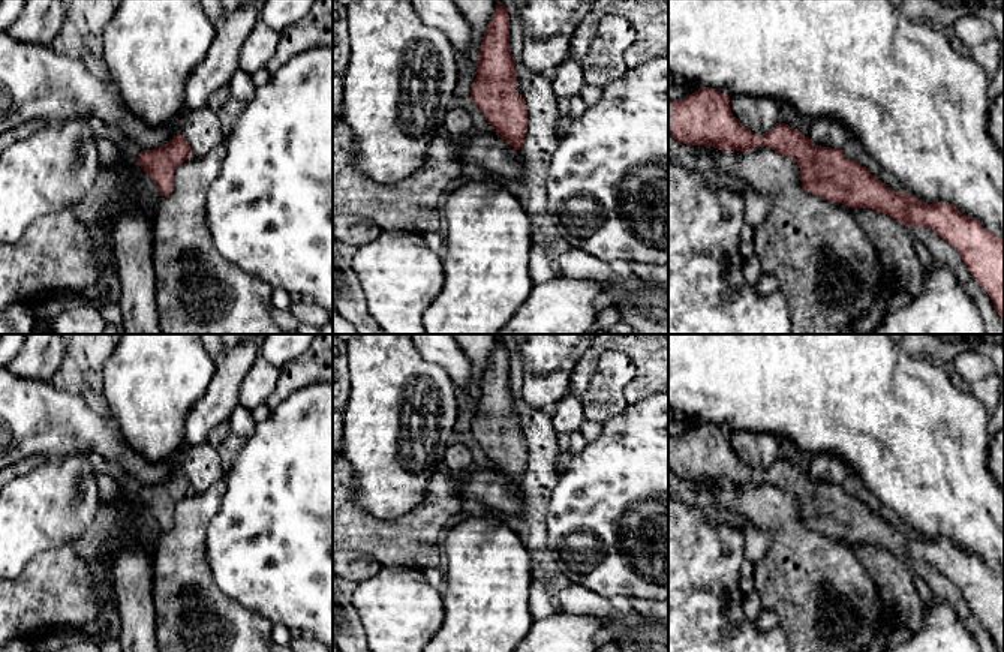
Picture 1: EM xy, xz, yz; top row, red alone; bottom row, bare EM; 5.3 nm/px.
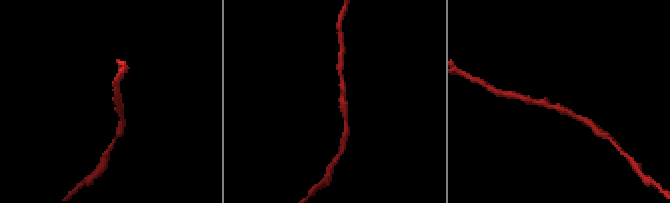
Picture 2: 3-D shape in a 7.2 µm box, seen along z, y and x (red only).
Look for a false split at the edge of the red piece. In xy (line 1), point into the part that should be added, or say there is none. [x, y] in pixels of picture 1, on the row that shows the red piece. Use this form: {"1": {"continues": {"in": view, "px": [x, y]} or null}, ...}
{"1": {"continues": null}}

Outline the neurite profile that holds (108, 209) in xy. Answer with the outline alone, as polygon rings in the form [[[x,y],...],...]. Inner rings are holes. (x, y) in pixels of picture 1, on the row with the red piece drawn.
[[[99,198],[97,211],[88,219],[91,225],[102,226],[106,232],[111,229],[112,217],[118,213],[117,202],[108,198]]]

